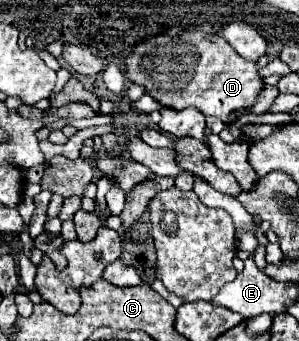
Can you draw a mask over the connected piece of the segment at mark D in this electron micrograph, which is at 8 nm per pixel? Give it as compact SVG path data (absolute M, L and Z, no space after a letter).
M187 30L179 36L151 36L139 42L133 52L125 58L125 76L133 82L145 88L145 92L161 102L167 108L173 110L185 110L189 106L203 112L203 116L217 116L221 120L227 120L231 112L235 110L247 110L255 104L259 92L263 90L263 78L257 72L255 62L249 62L241 58L231 44L227 44L225 38L217 34L207 34L201 30Z

